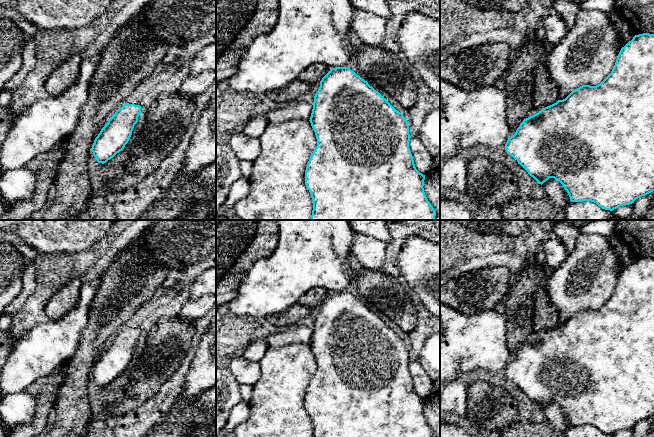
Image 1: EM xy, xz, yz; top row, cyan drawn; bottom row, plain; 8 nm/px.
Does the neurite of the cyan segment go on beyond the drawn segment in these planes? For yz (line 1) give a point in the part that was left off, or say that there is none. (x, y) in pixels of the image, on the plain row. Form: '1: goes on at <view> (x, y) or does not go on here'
1: goes on at yz (467, 342)

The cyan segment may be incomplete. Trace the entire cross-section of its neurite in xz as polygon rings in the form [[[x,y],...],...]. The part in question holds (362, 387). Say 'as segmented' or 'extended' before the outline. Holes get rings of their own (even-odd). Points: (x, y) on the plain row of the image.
extended | [[[277,220],[279,226],[278,246],[271,256],[257,260],[248,270],[245,279],[240,283],[236,297],[228,304],[229,311],[238,316],[248,316],[264,319],[270,315],[285,312],[288,307],[298,303],[298,300],[314,288],[329,290],[330,295],[320,305],[320,311],[314,320],[313,333],[310,341],[311,350],[315,356],[317,370],[310,380],[305,394],[305,409],[313,425],[312,437],[436,437],[424,416],[425,399],[420,397],[414,388],[409,372],[409,349],[402,337],[397,335],[378,315],[362,303],[346,289],[356,271],[350,266],[351,246],[354,231],[348,220]]]

